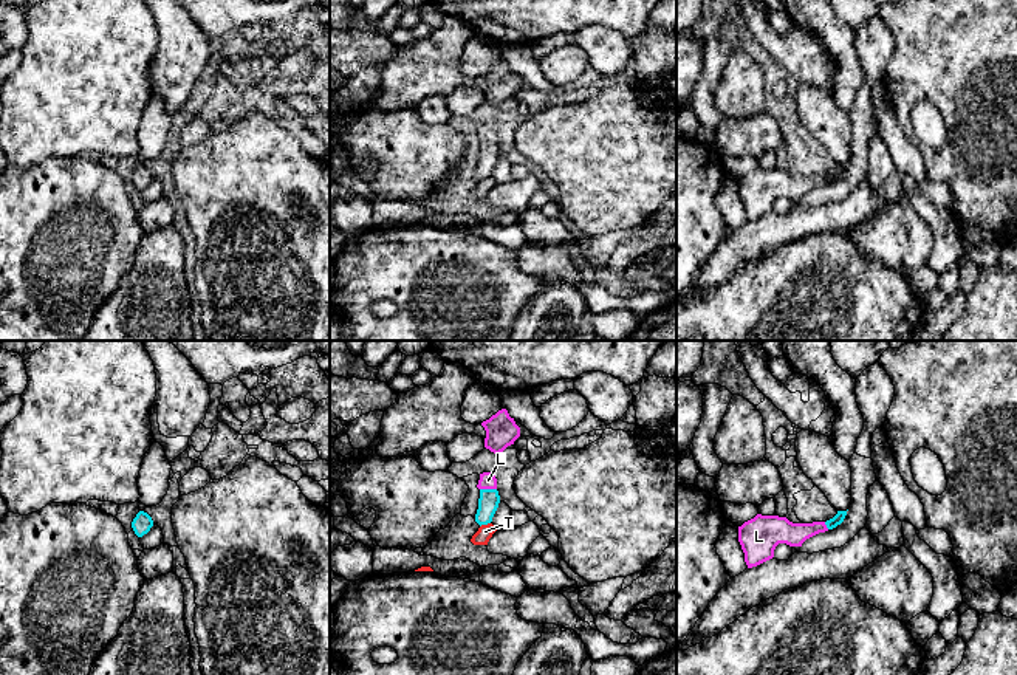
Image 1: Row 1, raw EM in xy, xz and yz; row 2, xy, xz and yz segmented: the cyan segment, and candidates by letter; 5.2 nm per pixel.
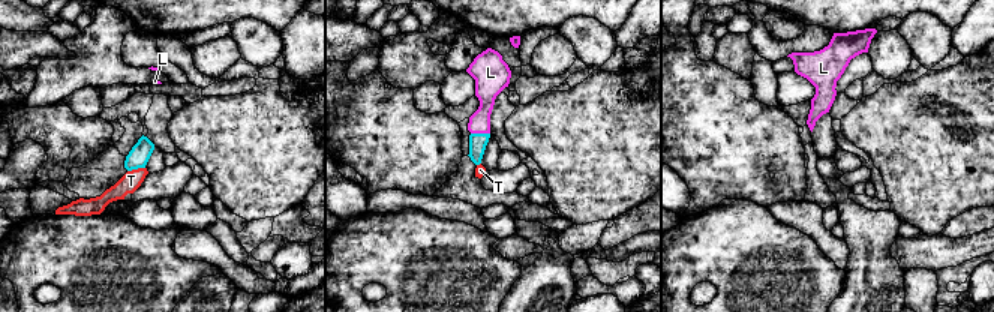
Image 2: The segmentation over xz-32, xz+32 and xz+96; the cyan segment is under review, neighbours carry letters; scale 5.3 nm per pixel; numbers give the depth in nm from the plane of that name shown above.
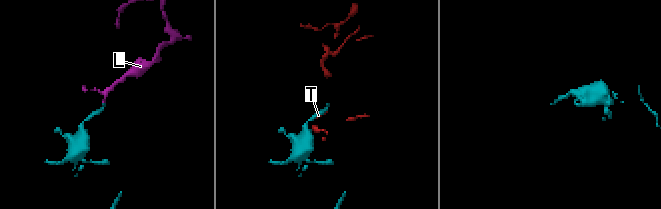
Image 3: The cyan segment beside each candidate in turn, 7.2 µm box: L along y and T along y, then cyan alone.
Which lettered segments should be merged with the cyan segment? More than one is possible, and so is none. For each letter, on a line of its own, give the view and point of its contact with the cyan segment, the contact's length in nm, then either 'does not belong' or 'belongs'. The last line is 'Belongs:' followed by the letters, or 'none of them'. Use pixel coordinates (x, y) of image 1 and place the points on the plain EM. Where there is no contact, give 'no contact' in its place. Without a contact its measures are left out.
L: xz (488, 143) | 90 nm | belongs
T: xz (485, 177) | 60 nm | does not belong
Belongs: L

